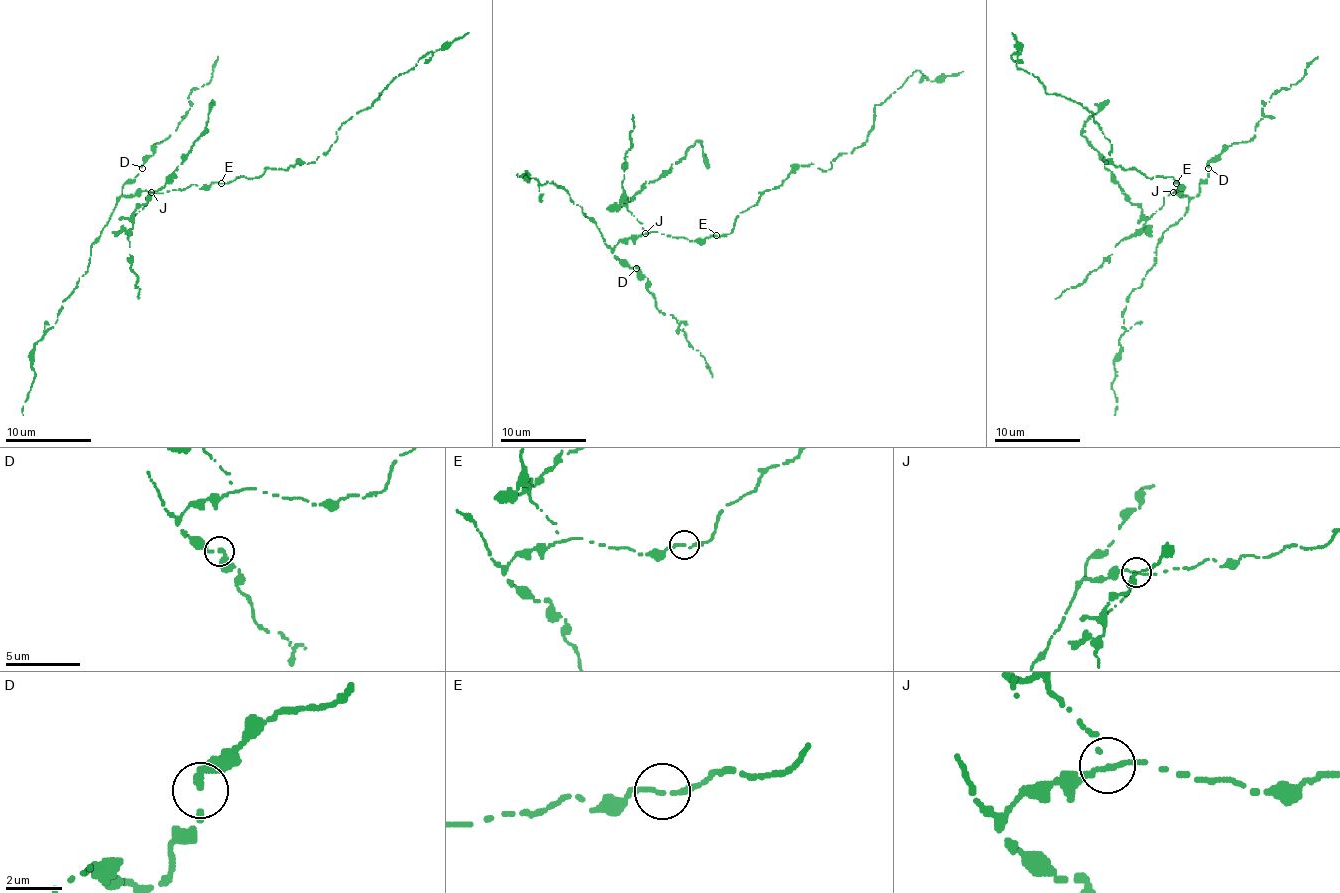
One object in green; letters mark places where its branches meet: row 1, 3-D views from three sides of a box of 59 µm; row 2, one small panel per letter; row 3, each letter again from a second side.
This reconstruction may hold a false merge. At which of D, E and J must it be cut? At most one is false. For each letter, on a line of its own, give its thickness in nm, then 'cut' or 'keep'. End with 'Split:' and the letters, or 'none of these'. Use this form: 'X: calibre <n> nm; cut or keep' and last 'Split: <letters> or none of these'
D: calibre 190 nm; keep
E: calibre 200 nm; keep
J: calibre 200 nm; cut
Split: J

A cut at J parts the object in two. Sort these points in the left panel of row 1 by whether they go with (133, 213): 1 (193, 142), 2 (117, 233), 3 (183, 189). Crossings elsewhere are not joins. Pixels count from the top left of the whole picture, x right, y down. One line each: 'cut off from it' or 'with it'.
1: with it
2: with it
3: cut off from it

